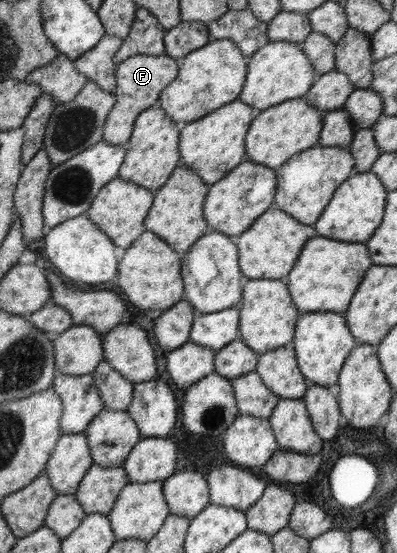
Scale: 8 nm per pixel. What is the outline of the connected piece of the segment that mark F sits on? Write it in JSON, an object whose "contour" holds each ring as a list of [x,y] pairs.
{"contour":[[[162,54],[157,56],[135,55],[117,64],[115,70],[116,88],[113,91],[116,100],[115,105],[107,114],[102,133],[103,142],[119,146],[127,143],[137,116],[142,111],[153,107],[159,99],[161,90],[164,90],[177,77],[179,63]]]}

